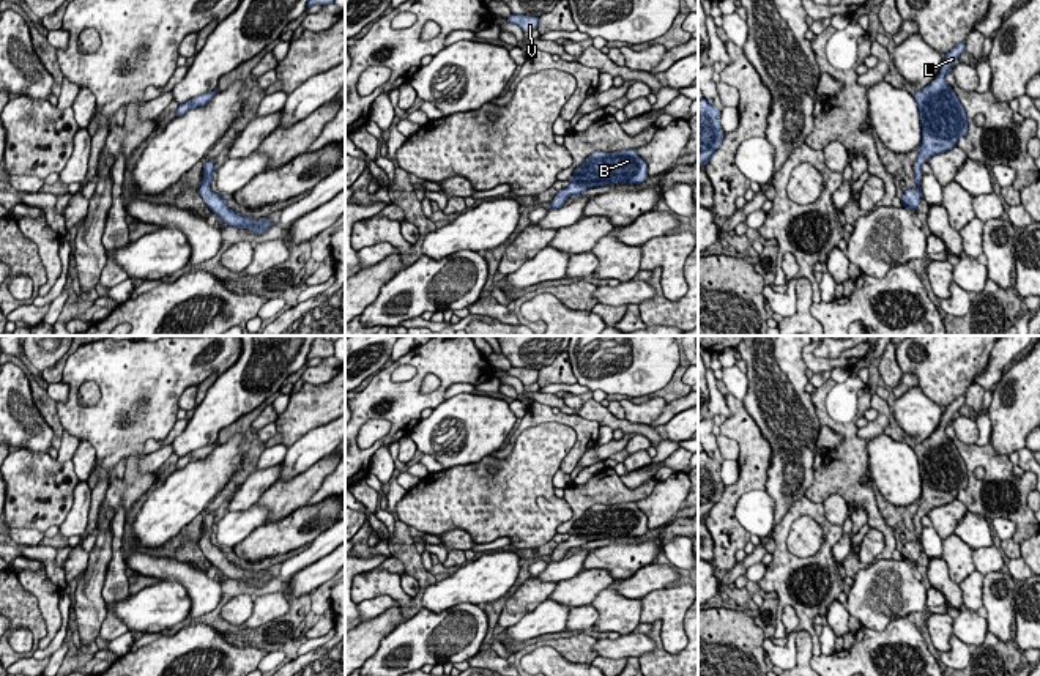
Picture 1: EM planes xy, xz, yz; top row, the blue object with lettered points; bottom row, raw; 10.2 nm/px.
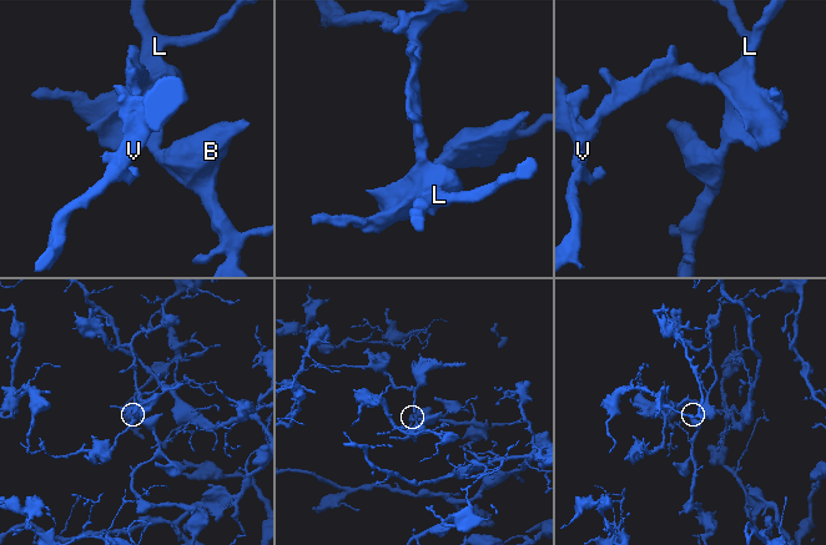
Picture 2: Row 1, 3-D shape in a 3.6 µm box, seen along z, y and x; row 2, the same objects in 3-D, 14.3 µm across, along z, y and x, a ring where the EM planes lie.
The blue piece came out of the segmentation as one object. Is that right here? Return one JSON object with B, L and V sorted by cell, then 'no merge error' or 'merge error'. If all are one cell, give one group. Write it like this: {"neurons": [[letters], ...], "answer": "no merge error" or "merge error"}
{"neurons": [["B", "L", "V"]], "answer": "no merge error"}

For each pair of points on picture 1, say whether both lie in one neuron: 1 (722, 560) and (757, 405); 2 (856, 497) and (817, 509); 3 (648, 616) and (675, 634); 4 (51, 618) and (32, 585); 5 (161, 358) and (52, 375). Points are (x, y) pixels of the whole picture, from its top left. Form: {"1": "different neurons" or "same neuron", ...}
{"1": "different neurons", "2": "different neurons", "3": "same neuron", "4": "same neuron", "5": "different neurons"}

